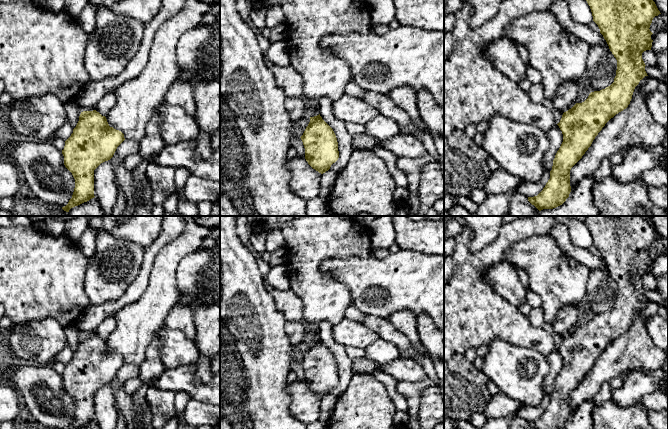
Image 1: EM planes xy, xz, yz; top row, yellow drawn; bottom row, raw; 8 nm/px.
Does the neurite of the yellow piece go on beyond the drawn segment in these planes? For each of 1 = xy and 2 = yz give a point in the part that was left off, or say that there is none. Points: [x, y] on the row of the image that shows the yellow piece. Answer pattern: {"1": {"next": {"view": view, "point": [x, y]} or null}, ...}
{"1": {"next": null}, "2": {"next": null}}

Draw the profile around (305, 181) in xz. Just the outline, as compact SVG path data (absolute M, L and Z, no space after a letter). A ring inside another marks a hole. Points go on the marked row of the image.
M305 157L288 160L287 167L291 174L291 191L299 198L311 200L319 196L321 173L313 169Z

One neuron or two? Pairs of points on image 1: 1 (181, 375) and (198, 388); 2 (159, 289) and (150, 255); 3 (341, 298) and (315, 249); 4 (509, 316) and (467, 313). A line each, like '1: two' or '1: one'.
1: one
2: two
3: one
4: one

